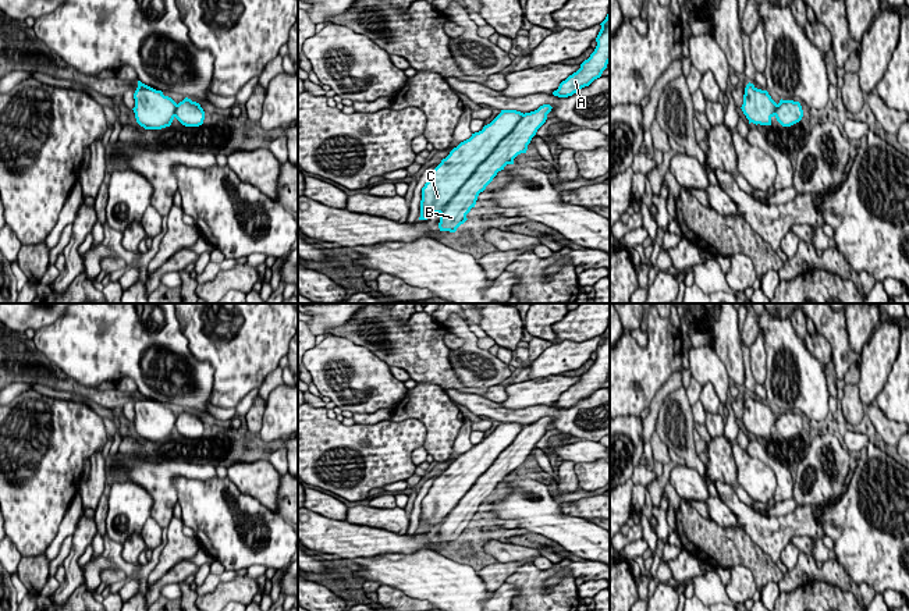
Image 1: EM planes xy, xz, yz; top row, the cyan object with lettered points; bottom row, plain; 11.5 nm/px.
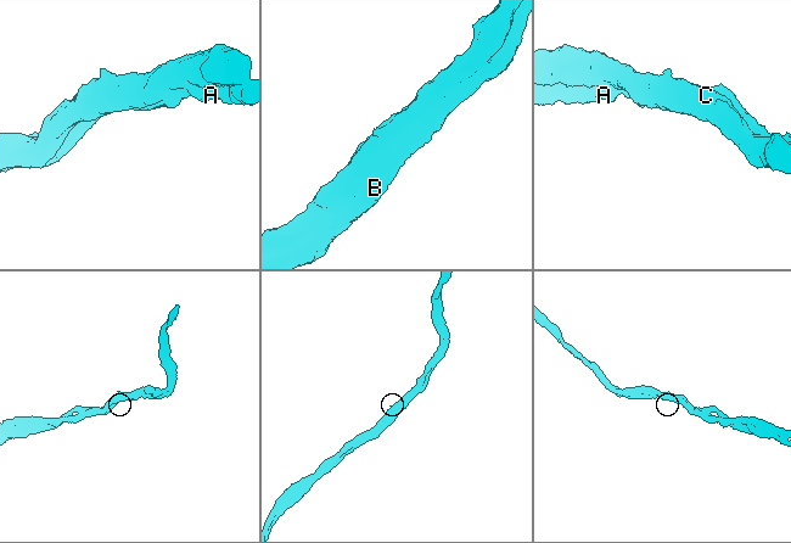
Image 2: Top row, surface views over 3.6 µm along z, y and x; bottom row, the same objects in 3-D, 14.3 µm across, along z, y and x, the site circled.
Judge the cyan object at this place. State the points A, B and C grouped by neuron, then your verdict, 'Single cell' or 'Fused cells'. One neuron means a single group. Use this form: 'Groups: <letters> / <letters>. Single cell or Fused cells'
Groups: A B C. Single cell

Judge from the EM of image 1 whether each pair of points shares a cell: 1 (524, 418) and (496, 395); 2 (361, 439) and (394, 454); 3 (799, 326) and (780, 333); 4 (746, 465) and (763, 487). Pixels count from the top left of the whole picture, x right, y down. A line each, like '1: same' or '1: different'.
1: different
2: same
3: different
4: same

